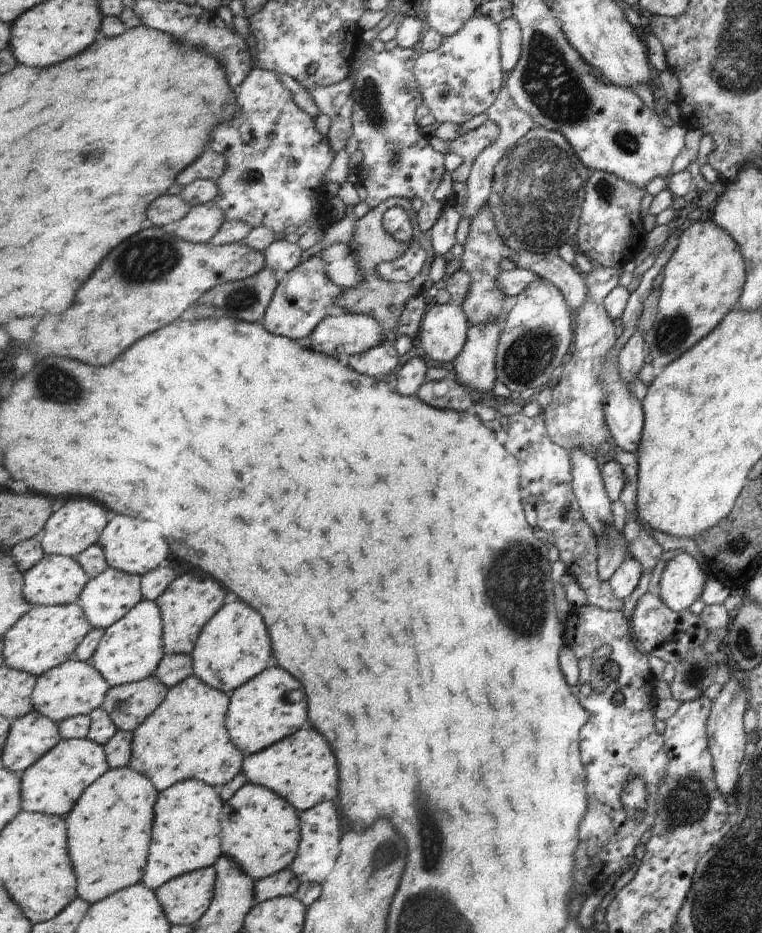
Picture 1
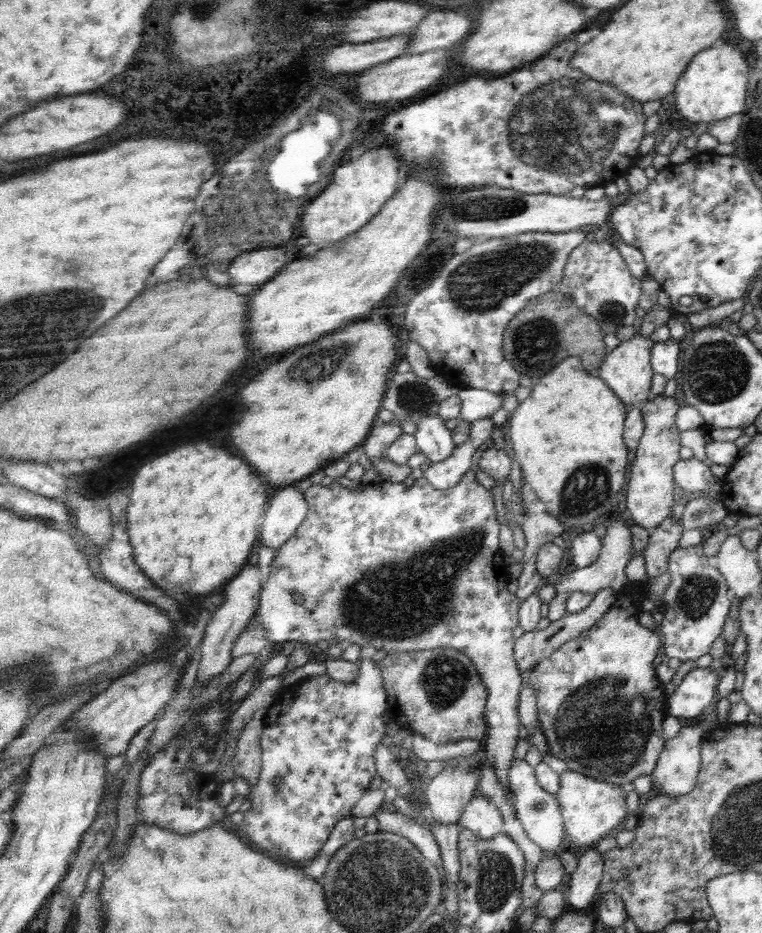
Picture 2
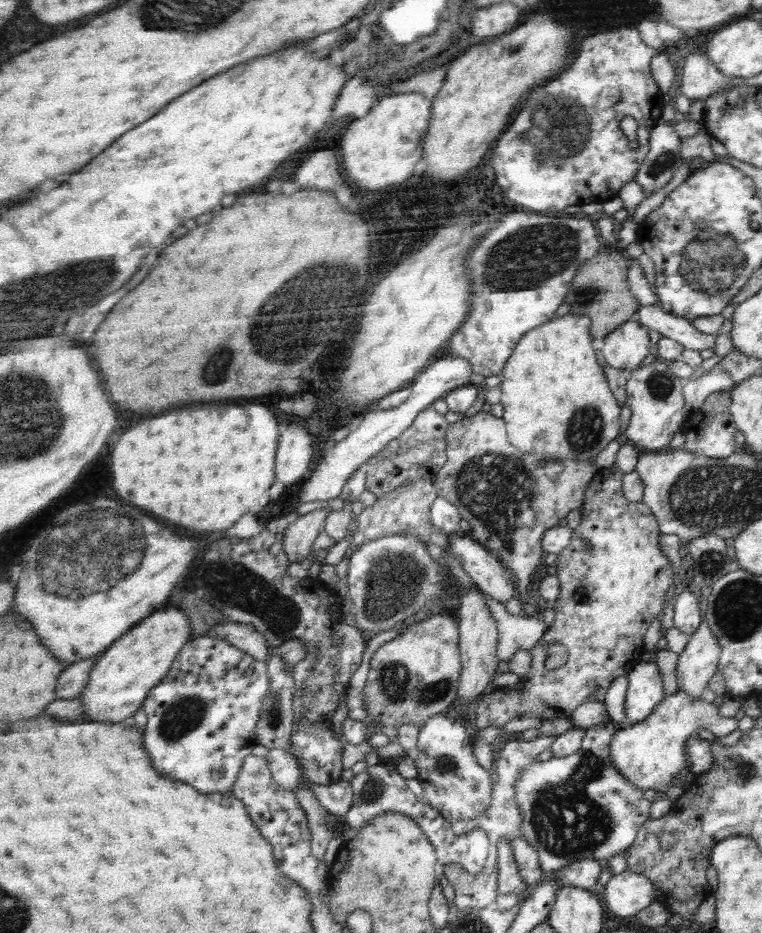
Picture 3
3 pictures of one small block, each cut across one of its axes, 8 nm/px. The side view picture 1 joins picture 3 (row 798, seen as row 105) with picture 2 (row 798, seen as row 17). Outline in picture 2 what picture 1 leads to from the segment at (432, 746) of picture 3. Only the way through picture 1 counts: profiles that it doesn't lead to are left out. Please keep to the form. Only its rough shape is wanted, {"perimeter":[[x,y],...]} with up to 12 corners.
{"perimeter":[[486,794],[472,798],[459,825],[493,839],[504,812]]}

